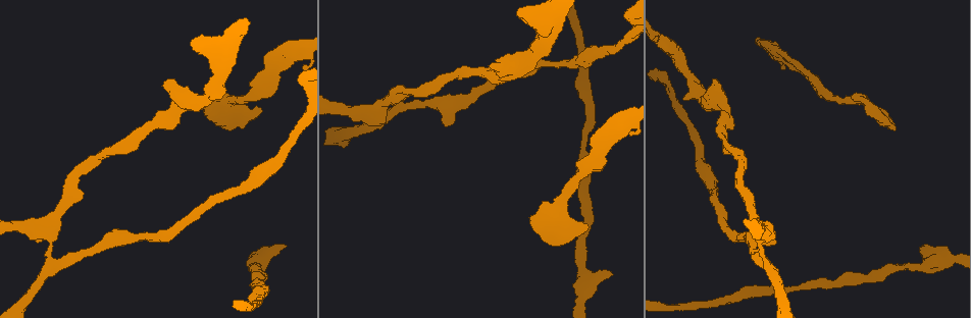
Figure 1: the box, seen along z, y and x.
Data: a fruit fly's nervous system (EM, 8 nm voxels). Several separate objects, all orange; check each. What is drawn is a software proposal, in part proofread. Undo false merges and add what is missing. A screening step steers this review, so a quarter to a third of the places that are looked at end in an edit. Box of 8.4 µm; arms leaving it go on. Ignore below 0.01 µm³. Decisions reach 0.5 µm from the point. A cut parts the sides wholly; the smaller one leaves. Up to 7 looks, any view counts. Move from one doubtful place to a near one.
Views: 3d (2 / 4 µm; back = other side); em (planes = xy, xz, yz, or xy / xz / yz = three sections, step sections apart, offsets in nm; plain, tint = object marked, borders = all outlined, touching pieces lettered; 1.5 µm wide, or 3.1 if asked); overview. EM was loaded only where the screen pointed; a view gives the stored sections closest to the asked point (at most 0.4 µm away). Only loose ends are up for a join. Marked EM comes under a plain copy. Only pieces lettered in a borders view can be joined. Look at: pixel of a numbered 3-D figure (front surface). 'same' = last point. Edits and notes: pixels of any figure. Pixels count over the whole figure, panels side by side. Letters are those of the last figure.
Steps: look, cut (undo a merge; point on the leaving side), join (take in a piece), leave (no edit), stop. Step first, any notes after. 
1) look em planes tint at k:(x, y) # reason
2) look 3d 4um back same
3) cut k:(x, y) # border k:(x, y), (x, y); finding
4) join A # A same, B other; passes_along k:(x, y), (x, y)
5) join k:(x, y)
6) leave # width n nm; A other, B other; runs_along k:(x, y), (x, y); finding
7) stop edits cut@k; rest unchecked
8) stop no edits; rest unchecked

look 3d 2um at 1:(592, 139)

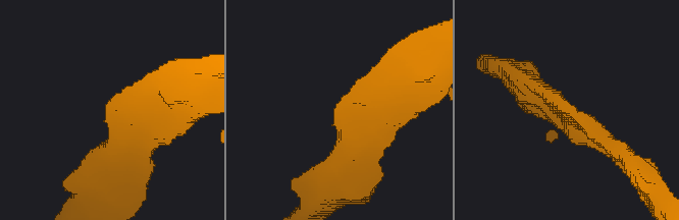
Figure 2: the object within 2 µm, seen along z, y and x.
look em xy step 8 tint at 2:(566, 101)

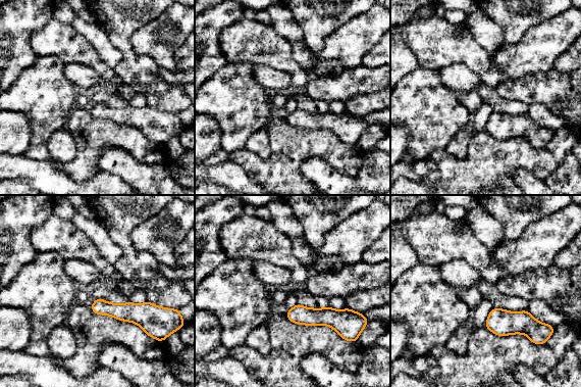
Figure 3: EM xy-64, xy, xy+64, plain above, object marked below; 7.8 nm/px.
look em planes borders same

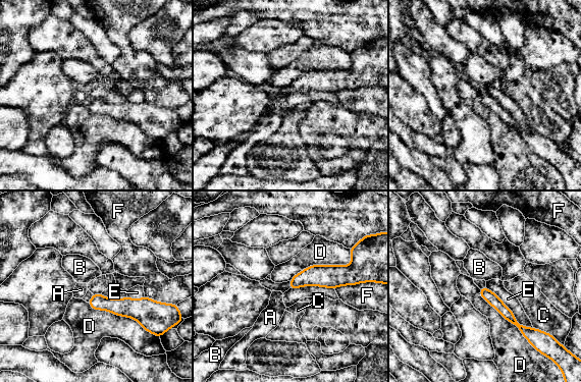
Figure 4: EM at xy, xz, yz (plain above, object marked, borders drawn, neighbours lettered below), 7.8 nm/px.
leave # A other, B other, C other, D other, E other, F other; border 4:(486, 286), (519, 323), (532, 328); no lettered piece goes on from it

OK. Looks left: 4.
look 3d 4um at 1:(260, 109) # free end

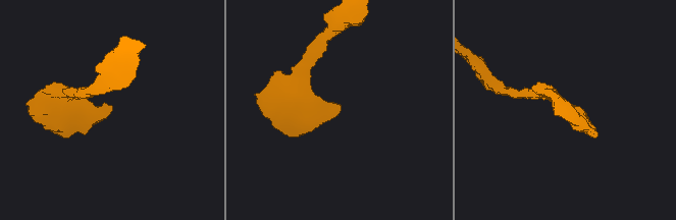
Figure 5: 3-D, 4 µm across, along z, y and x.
look em planes tint at 5:(339, 106)

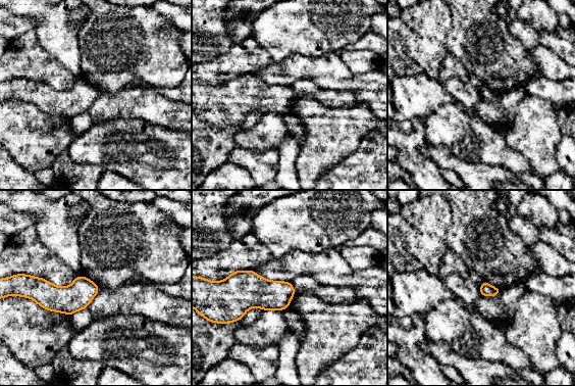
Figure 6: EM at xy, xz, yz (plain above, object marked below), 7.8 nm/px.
look em planes borders same

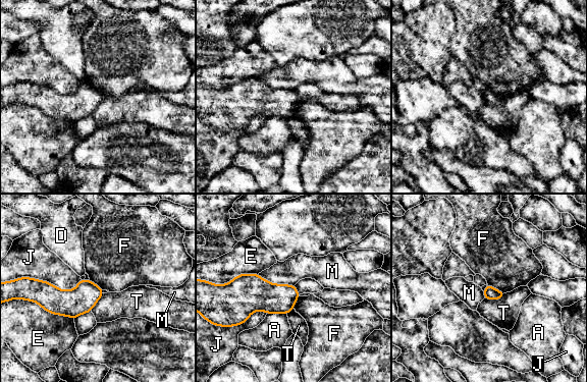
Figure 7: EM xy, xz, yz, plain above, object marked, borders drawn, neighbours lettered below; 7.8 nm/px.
leave # width 100 nm; A other, D other, E other, F other, J other, M other, T other; border 7:(487, 283), (505, 292); no lettered piece goes on from it

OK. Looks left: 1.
stop no edits; rest unchecked

